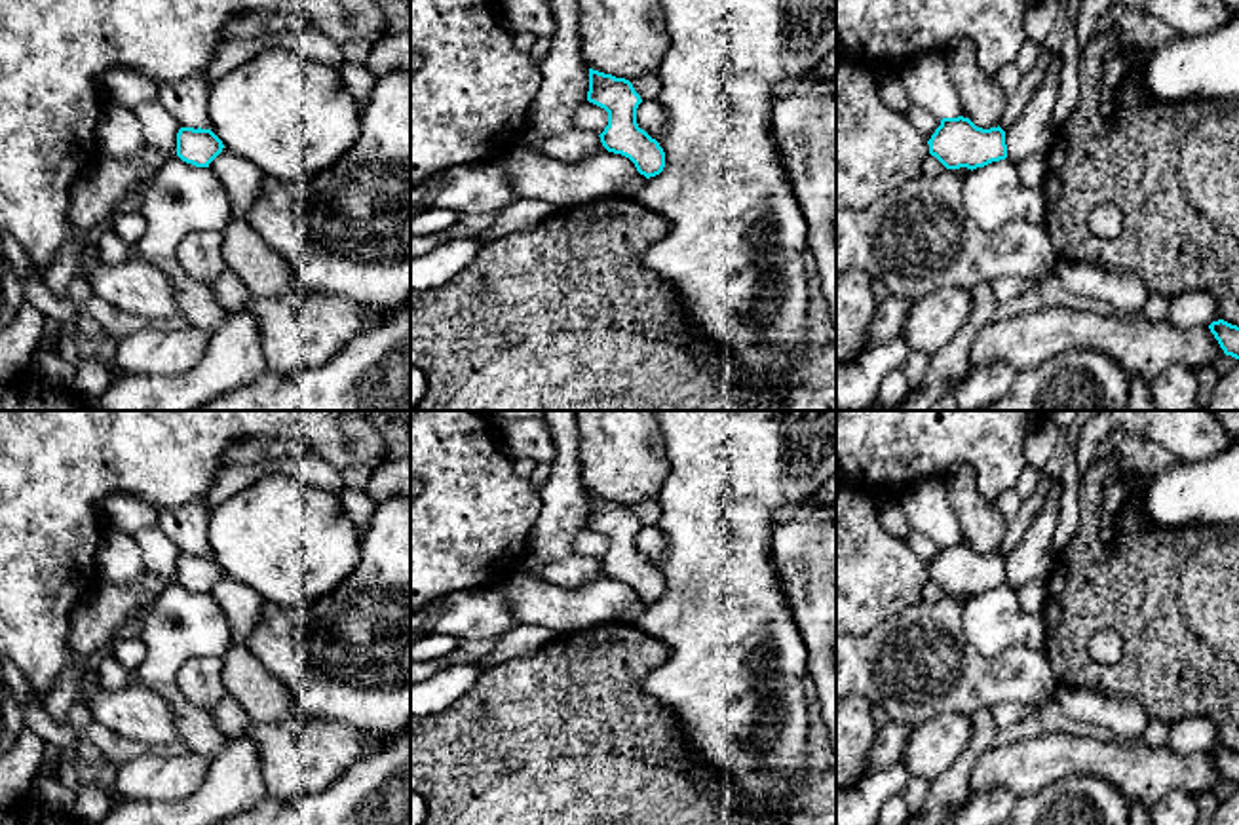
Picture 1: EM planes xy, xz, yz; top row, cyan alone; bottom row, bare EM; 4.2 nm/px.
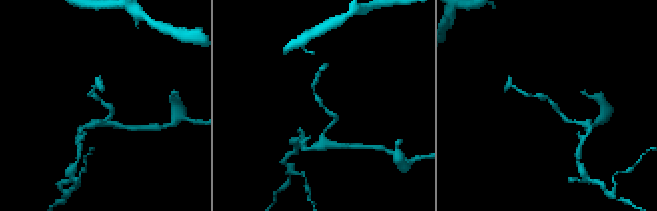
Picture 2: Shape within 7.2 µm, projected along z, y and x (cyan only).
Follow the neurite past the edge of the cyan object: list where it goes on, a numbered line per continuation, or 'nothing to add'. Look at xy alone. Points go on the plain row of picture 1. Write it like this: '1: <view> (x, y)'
nothing to add

